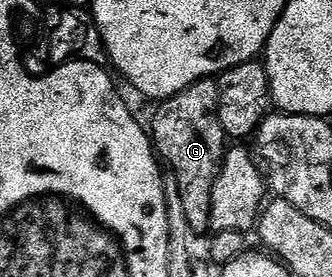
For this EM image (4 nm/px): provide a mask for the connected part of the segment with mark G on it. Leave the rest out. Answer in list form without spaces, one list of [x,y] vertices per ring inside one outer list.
[[[204,78],[191,84],[191,88],[164,99],[158,106],[161,107],[153,114],[151,141],[160,161],[173,169],[171,176],[179,184],[187,224],[191,224],[194,235],[201,236],[211,226],[213,189],[227,149],[223,124],[219,120],[219,88],[214,79]]]

